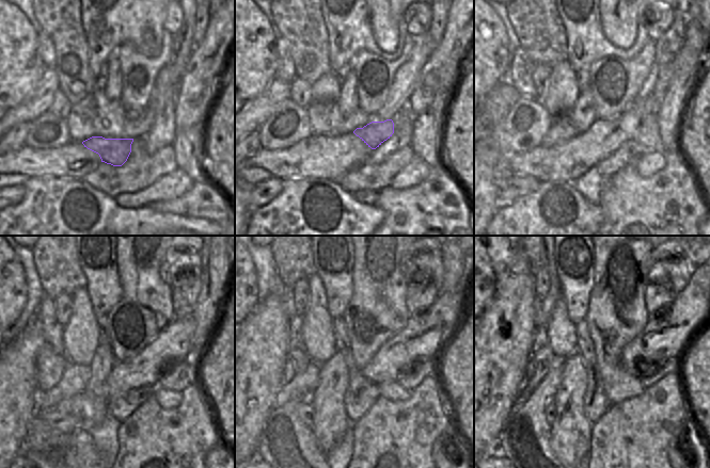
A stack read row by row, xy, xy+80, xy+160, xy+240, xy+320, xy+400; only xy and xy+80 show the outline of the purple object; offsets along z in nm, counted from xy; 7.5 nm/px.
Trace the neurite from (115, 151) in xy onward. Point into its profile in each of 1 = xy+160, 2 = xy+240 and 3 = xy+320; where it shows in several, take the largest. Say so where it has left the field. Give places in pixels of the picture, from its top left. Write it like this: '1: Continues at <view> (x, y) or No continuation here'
1: Continues at xy+160 (646, 133)
2: Continues at xy+240 (177, 376)
3: Continues at xy+320 (411, 377)

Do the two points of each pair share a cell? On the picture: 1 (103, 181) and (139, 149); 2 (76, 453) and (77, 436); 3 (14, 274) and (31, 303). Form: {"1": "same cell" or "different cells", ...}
{"1": "same cell", "2": "same cell", "3": "different cells"}

